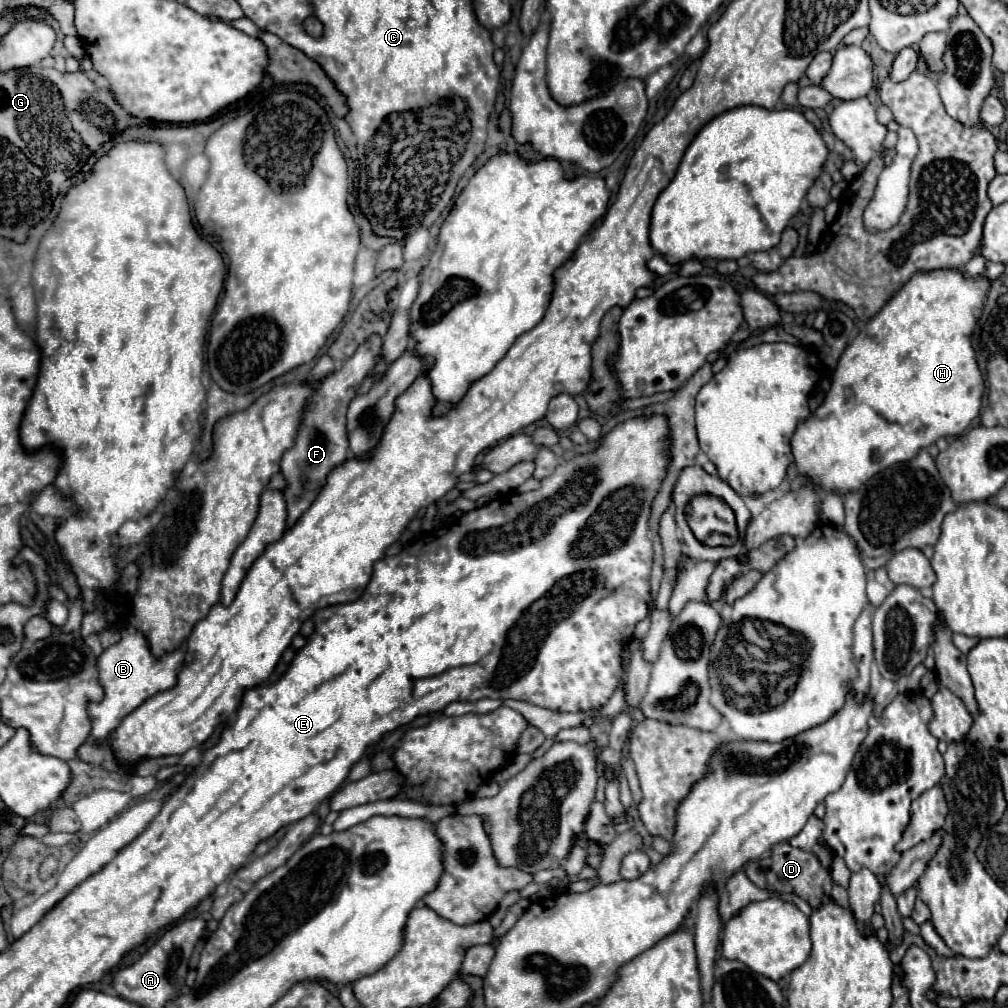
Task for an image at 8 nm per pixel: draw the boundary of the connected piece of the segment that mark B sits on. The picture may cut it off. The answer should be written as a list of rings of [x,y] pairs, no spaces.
[[[125,627],[121,633],[121,641],[105,649],[97,659],[97,679],[103,689],[103,699],[89,701],[87,705],[89,719],[91,719],[89,741],[99,741],[99,739],[109,737],[109,733],[115,731],[115,727],[123,721],[123,717],[127,717],[131,711],[135,711],[155,693],[171,689],[183,665],[183,655],[185,655],[185,649],[177,649],[165,655],[163,659],[155,659],[143,635],[135,627]]]

